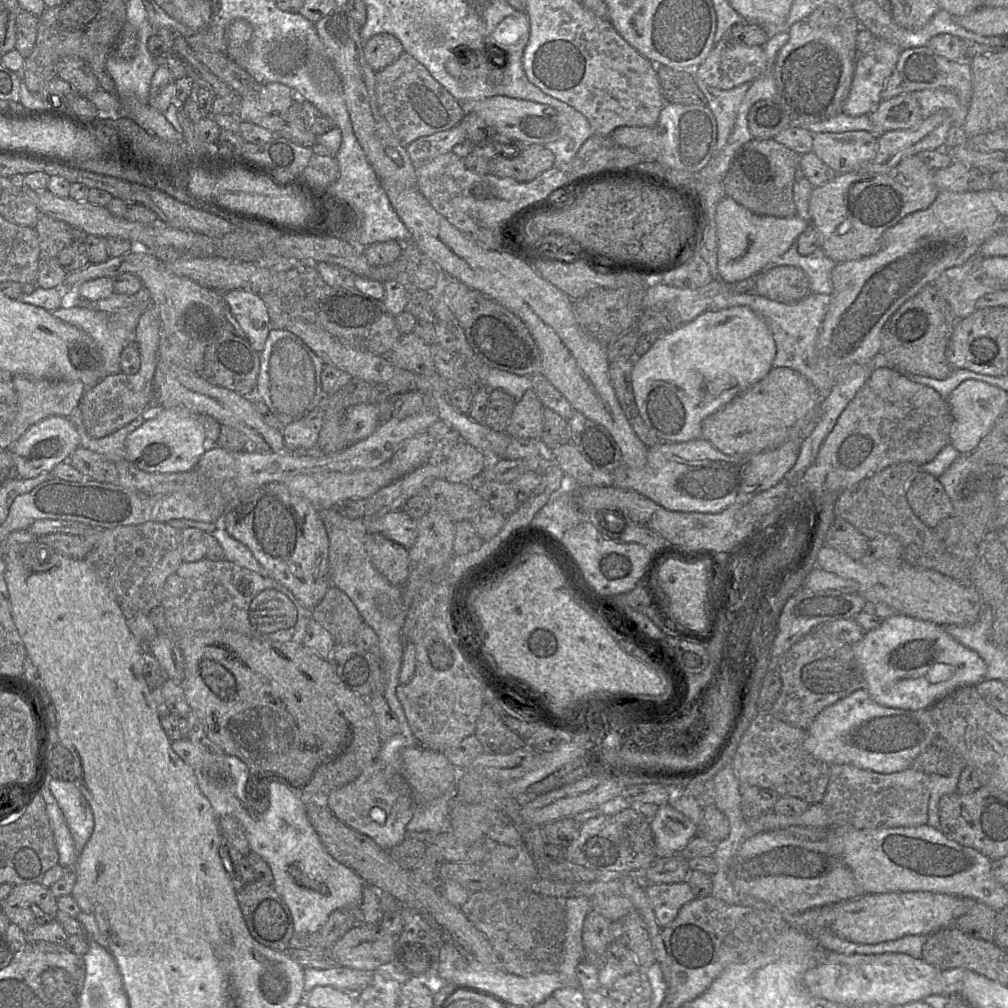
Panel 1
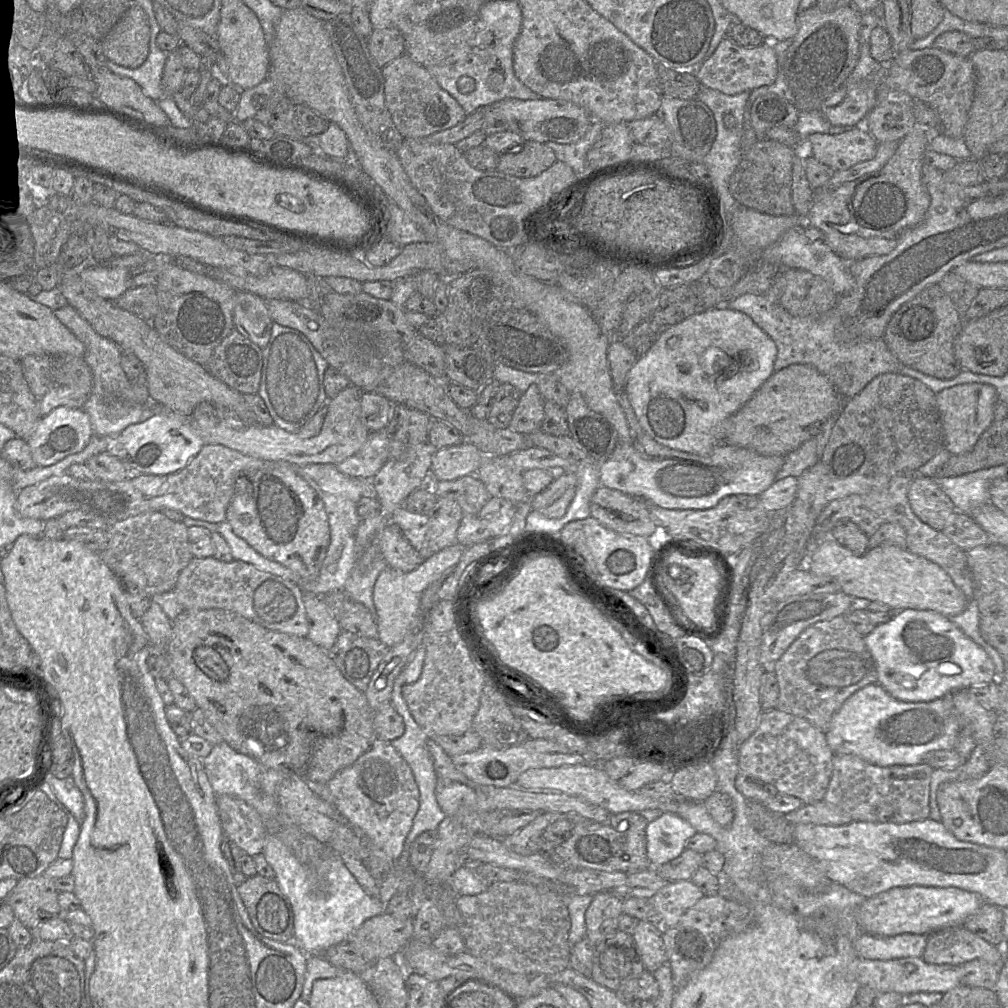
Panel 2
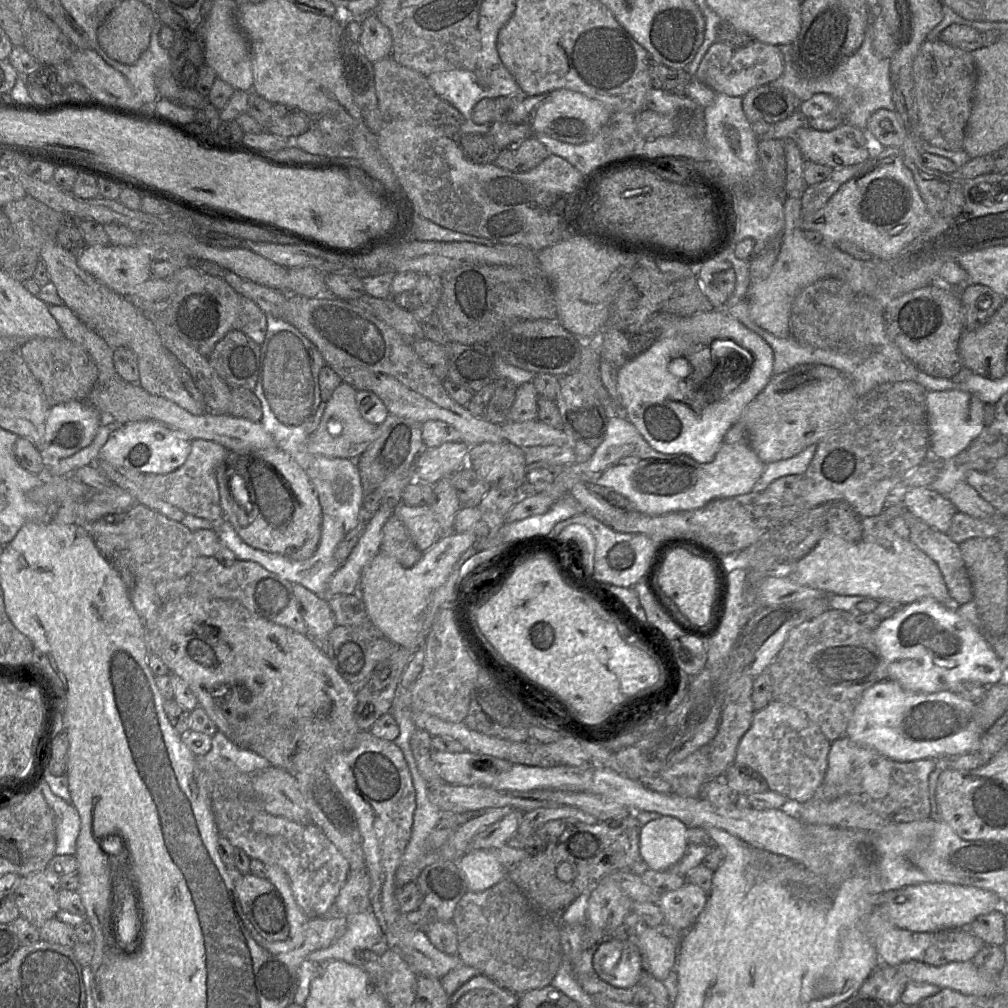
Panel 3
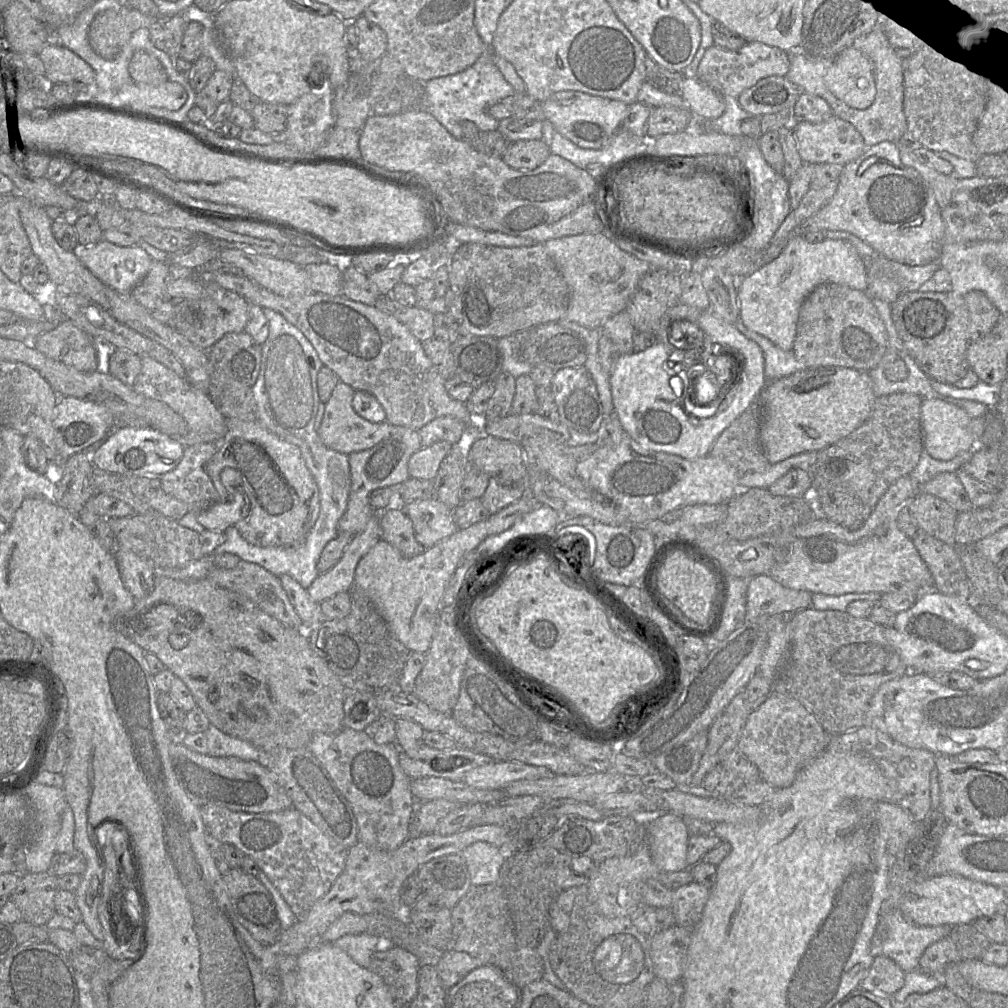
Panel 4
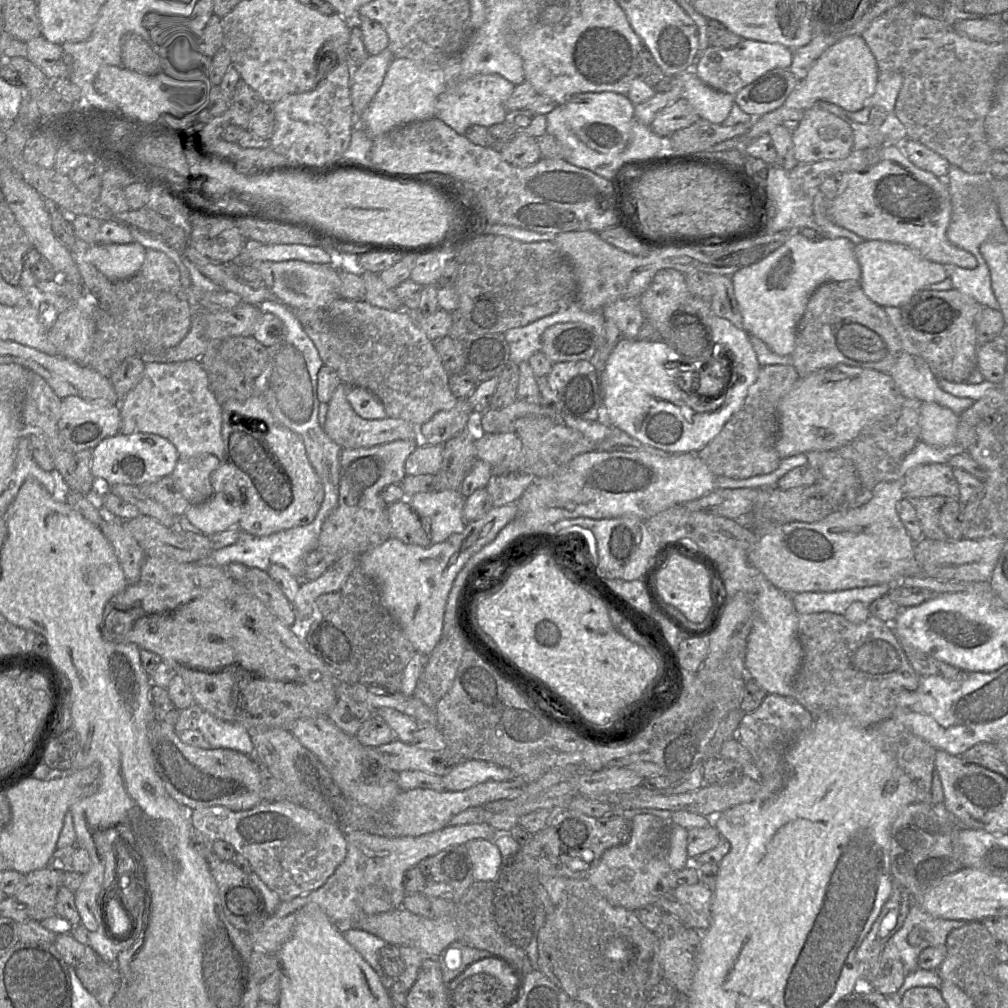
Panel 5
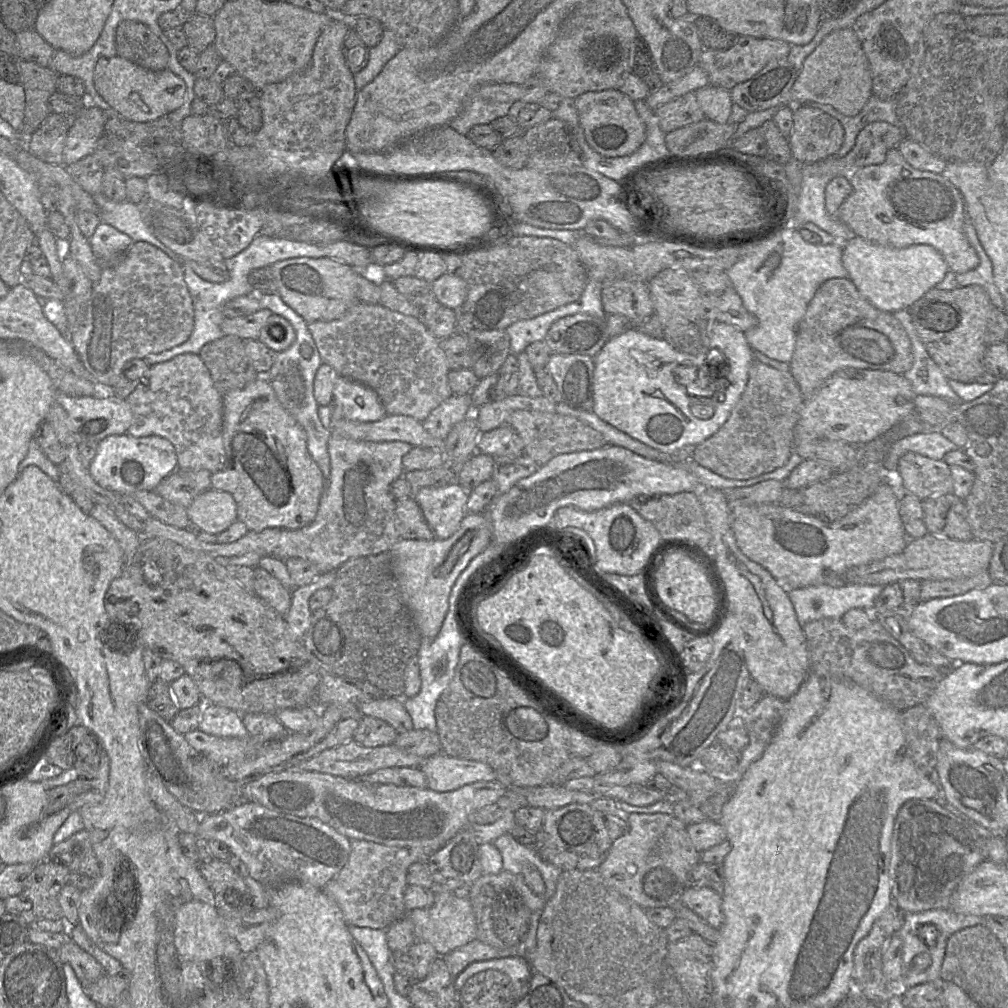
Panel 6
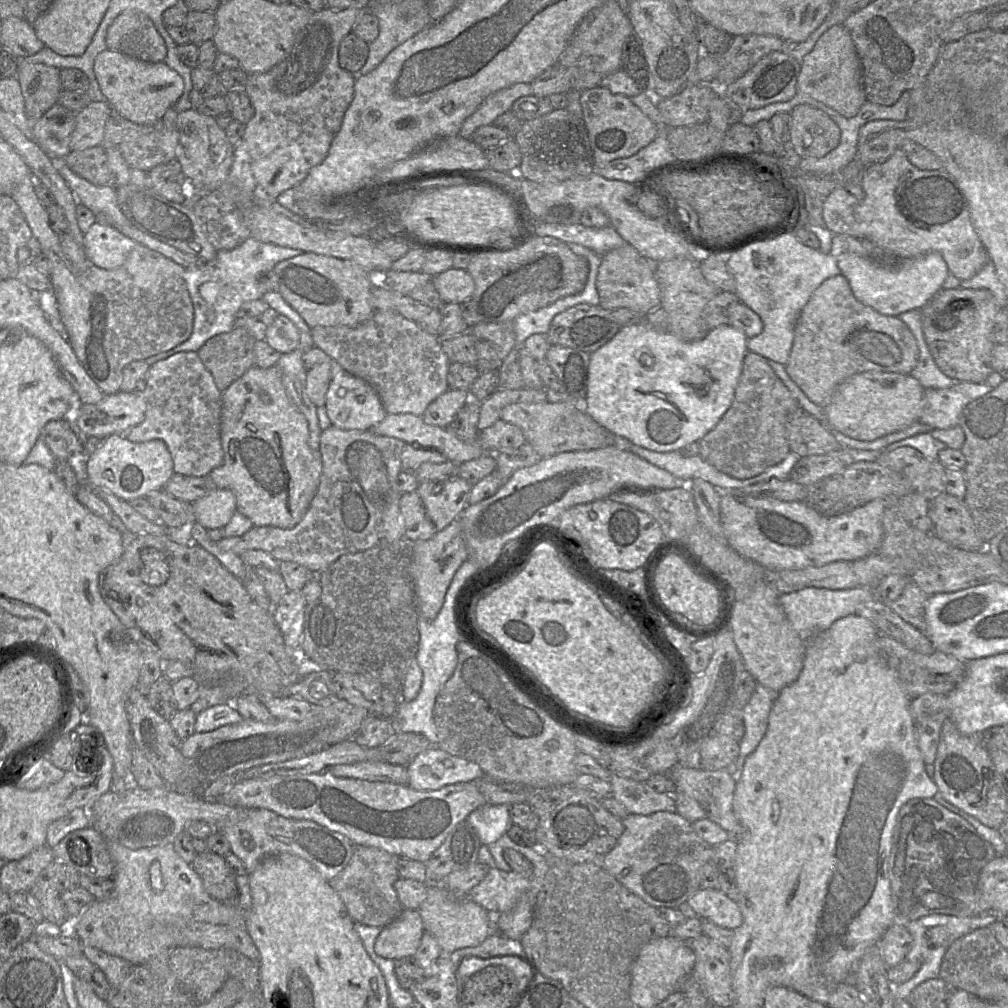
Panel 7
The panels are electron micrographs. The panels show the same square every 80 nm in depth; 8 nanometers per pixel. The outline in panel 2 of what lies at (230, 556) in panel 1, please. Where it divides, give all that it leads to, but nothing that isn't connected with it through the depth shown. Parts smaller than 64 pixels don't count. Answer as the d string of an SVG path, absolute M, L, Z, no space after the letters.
M224 521L217 528L219 533L229 545L234 560L240 560L254 565L259 570L291 580L298 583L298 577L291 570L280 563L267 559L253 549L245 540L238 537L233 531L230 524Z

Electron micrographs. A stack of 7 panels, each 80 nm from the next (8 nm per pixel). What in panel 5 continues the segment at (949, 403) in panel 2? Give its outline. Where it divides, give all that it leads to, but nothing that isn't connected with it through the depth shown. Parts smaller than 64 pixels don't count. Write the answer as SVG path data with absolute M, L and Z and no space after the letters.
M923 402L920 413L920 439L933 447L956 443L959 415L936 403Z

